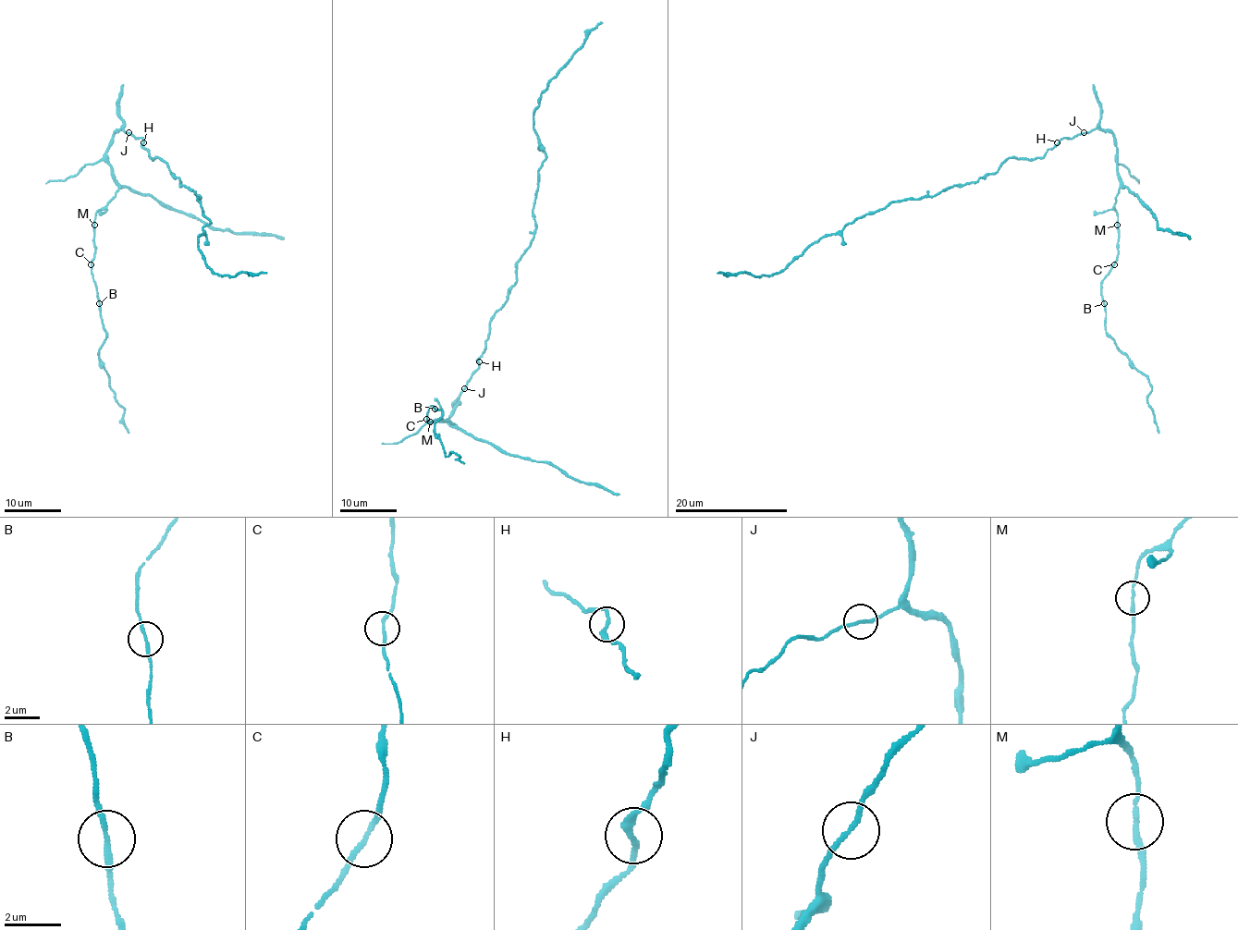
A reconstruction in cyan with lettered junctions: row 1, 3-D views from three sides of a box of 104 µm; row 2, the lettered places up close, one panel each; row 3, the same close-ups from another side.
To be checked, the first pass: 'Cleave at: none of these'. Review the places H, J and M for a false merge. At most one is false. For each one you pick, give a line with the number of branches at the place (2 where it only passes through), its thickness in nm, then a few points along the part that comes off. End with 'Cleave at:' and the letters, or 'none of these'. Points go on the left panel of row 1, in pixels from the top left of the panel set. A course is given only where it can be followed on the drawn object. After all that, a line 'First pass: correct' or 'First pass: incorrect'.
Cleave at: none of these
First pass: correct

